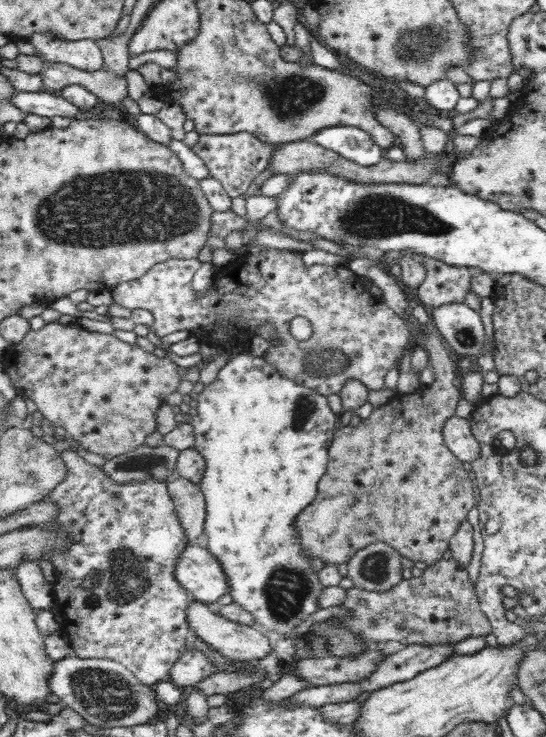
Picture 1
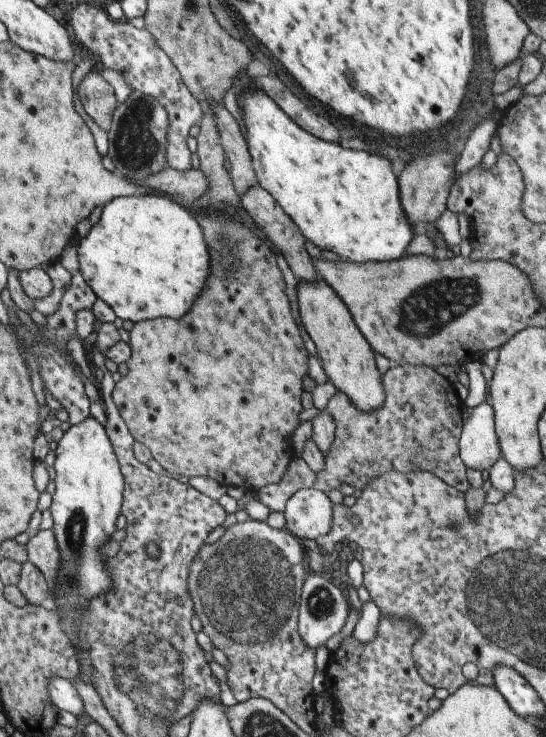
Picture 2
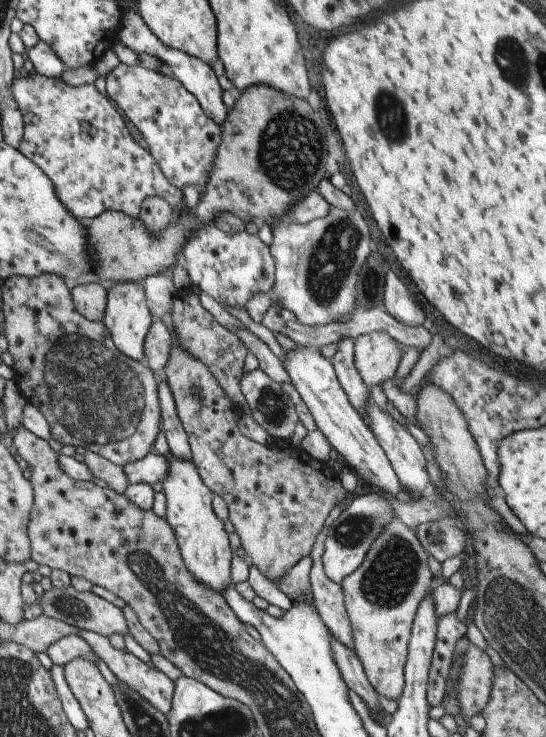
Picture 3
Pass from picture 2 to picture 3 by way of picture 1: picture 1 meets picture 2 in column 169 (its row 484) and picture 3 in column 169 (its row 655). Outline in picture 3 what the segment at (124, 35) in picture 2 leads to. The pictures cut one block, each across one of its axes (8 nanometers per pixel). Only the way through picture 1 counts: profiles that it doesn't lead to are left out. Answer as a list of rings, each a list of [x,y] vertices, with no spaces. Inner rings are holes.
[[[120,63],[105,77],[106,94],[142,134],[170,184],[180,189],[186,184],[205,187],[210,180],[212,160],[222,142],[222,127],[206,116],[196,97],[171,74],[160,74],[141,65]]]

